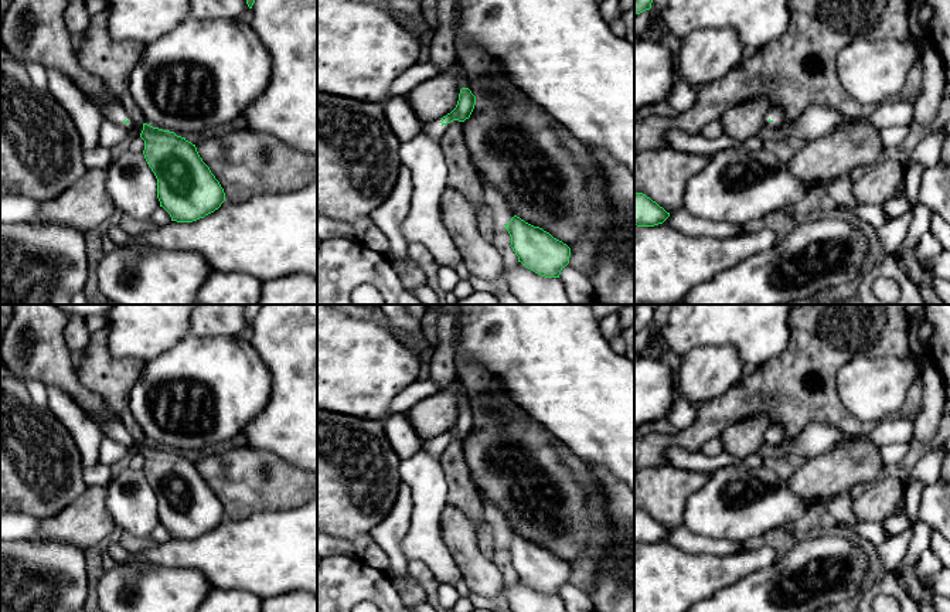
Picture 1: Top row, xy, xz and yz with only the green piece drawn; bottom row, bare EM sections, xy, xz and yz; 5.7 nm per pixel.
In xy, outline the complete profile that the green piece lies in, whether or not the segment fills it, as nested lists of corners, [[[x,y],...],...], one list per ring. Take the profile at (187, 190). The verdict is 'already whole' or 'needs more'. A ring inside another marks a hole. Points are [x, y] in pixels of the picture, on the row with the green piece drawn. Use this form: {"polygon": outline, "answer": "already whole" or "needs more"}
{"polygon": [[[93,99],[105,120],[125,128],[144,140],[144,159],[157,178],[157,198],[171,221],[193,222],[214,212],[225,193],[195,144],[174,132],[137,125],[120,102]]], "answer": "needs more"}

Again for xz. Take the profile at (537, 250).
{"polygon": [[[517,215],[504,225],[518,262],[541,276],[559,278],[561,271],[569,264],[571,248],[566,244]]], "answer": "already whole"}

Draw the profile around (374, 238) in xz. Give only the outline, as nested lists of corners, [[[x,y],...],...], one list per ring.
[[[374,222],[370,224],[360,241],[379,254],[385,254],[389,248],[387,235]]]

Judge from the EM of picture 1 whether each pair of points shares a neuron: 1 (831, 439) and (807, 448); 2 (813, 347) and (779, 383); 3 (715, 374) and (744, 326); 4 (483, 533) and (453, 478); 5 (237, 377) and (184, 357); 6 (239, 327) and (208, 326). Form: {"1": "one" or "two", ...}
{"1": "one", "2": "one", "3": "two", "4": "one", "5": "one", "6": "one"}

